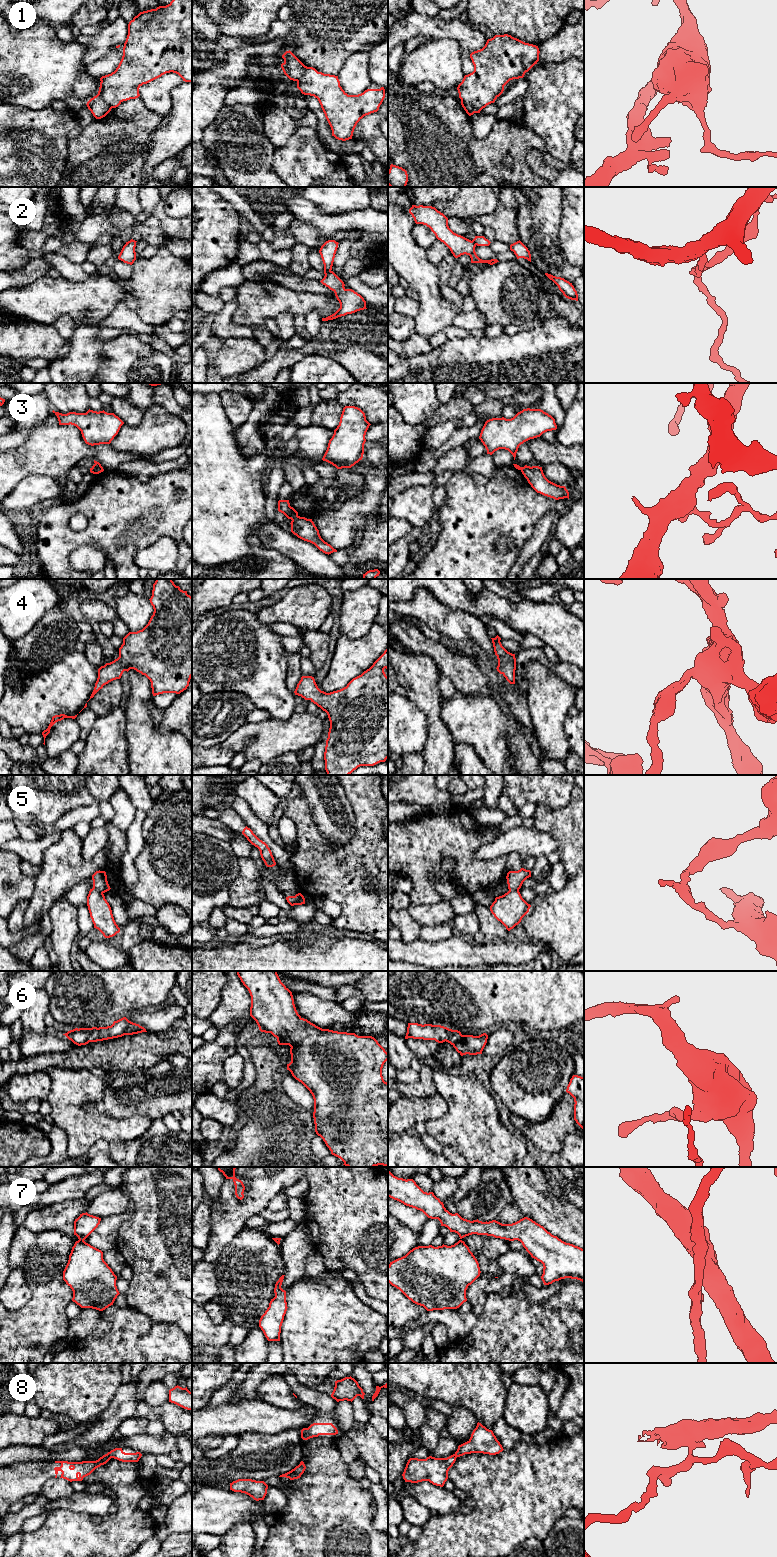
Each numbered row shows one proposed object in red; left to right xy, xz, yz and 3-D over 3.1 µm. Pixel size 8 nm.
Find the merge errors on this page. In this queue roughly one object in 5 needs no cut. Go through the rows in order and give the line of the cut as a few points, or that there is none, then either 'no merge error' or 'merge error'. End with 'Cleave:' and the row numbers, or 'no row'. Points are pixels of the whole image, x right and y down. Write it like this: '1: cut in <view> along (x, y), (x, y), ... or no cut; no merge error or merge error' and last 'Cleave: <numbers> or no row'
1: cut in yz along (461, 100), (469, 103), (476, 112); merge error
2: cut in xz along (330, 270), (325, 274); merge error
3: cut in xz along (298, 516), (291, 519); merge error
4: no cut; no merge error
5: cut in xy along (93, 887), (102, 893); merge error
6: no cut; no merge error
7: cut in xy along (79, 1238), (83, 1240); merge error
8: cut in xy along (107, 1453), (111, 1457); merge error
Cleave: 1, 2, 3, 5, 7, 8

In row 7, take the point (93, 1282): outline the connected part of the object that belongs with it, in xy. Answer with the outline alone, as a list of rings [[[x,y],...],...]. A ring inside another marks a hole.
[[[80,1239],[72,1247],[63,1280],[73,1291],[72,1301],[81,1308],[103,1311],[113,1305],[120,1294],[116,1286],[117,1276],[104,1261],[103,1252]]]

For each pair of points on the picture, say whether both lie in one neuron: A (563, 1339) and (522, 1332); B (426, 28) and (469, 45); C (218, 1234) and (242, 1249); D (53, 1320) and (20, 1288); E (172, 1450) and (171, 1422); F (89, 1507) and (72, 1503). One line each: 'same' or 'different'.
A: same
B: same
C: different
D: different
E: different
F: same

